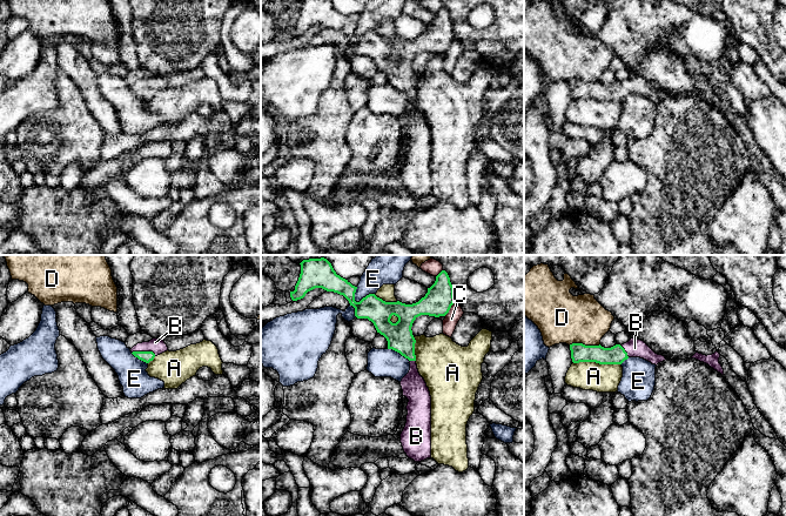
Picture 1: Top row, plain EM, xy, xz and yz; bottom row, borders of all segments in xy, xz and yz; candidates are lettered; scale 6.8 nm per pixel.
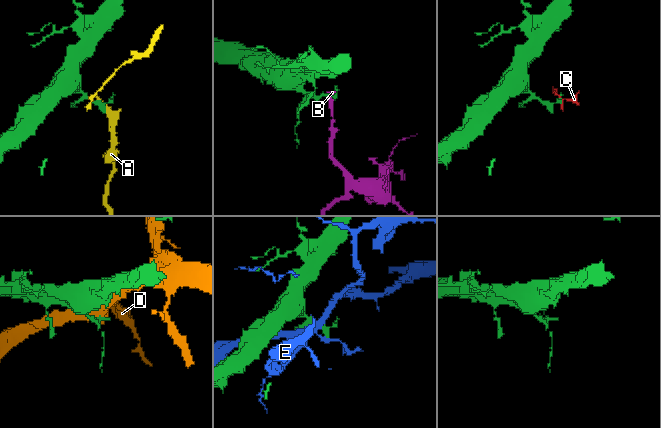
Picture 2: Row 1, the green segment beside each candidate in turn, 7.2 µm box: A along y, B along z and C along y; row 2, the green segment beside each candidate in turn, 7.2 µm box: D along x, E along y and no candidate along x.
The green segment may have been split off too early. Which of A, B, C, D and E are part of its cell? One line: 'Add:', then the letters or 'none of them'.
Add: B

